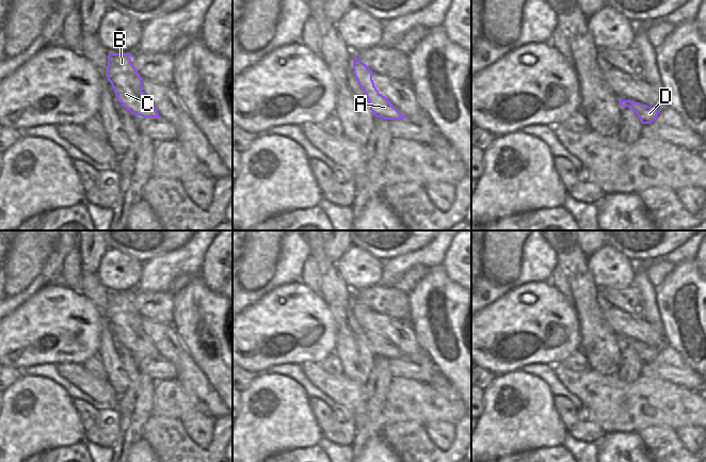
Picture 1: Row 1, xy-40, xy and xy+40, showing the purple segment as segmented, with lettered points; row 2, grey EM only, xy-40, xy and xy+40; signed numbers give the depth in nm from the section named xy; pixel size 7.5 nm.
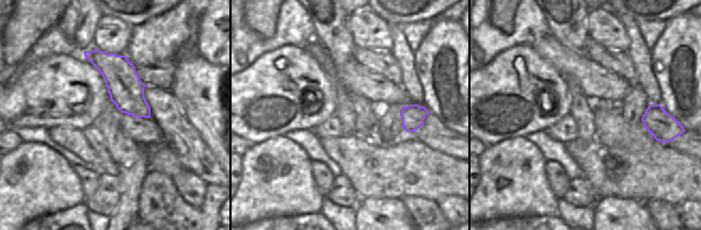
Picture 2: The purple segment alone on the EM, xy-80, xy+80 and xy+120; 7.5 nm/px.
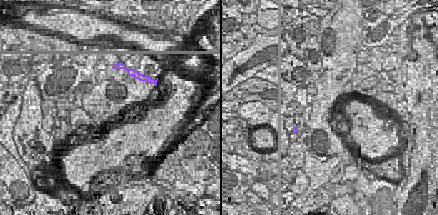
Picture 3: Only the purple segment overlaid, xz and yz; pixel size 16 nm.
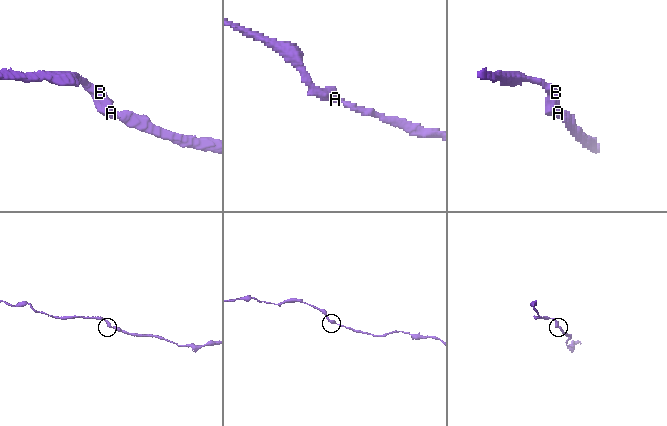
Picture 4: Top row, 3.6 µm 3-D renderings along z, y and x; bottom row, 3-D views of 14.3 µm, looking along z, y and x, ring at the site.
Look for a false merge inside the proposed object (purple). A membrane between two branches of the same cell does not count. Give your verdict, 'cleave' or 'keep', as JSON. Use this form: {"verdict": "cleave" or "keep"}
{"verdict": "keep"}

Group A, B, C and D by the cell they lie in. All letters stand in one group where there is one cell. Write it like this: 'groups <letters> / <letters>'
groups A B C D

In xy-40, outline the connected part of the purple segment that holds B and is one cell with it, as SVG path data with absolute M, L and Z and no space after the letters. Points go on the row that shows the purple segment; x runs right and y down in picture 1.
M110 53L106 76L127 111L143 117L159 117L155 106L142 91L142 78L133 67L129 53Z

